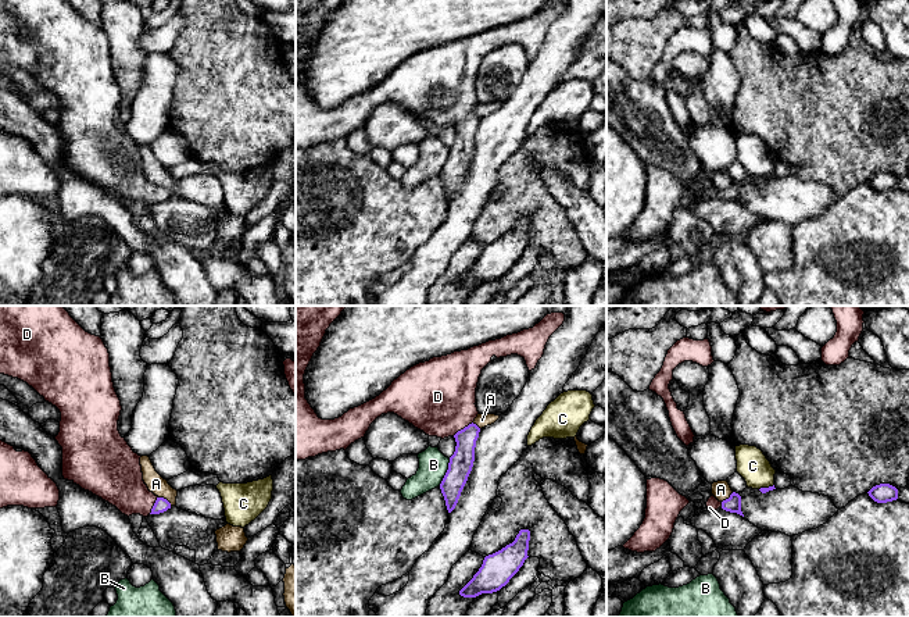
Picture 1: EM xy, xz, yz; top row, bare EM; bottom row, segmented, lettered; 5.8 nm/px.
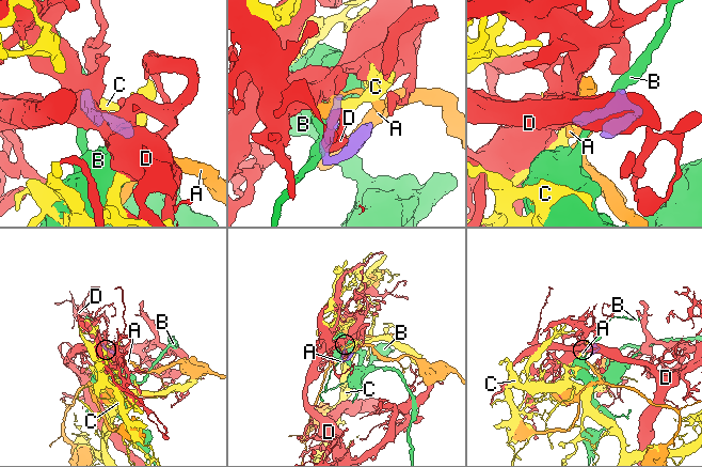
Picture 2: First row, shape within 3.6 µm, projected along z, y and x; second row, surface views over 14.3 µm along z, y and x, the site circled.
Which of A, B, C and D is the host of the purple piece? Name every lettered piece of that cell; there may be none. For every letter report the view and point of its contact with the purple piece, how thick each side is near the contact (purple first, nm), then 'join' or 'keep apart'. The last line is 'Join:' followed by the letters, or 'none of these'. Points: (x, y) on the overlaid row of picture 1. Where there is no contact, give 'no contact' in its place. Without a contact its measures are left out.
A: meets purple in xy at (165, 499); 90 nm thick on the purple side, 110 nm on the other; keep apart
B: meets purple in xz at (446, 473); 140 nm thick on the purple side, 170 nm on the other; keep apart
C: meets purple in yz at (766, 488); 30 nm thick on the purple side, 180 nm on the other; keep apart
D: meets purple in xz at (464, 428); 140 nm thick on the purple side, 440 nm on the other; join
Join: D

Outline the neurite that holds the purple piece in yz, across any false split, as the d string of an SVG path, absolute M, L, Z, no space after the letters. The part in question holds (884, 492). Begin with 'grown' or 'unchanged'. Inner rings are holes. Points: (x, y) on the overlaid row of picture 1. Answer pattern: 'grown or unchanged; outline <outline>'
unchanged; outline M890 484L876 485L867 493L877 503L887 503L898 499L898 489Z

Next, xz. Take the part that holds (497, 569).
unchanged; outline M520 529L515 541L484 557L473 578L459 591L464 598L493 593L505 586L529 557L530 531Z

